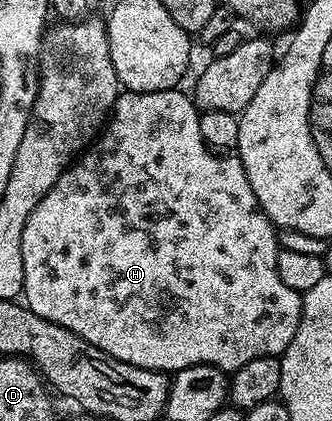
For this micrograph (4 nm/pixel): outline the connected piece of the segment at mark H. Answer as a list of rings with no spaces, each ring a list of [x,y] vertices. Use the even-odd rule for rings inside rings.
[[[182,89],[173,91],[123,90],[108,115],[108,122],[96,142],[66,168],[66,172],[48,189],[44,201],[32,209],[28,225],[24,225],[22,238],[24,249],[24,285],[22,295],[25,306],[40,317],[56,325],[64,325],[72,333],[84,337],[96,349],[116,357],[116,361],[128,361],[153,371],[173,373],[192,365],[211,363],[221,371],[233,373],[240,365],[248,365],[256,357],[281,356],[288,349],[302,316],[302,295],[296,289],[288,289],[280,281],[278,272],[278,231],[270,218],[262,212],[248,185],[248,173],[234,153],[215,153],[200,137],[200,111],[193,98]]]

